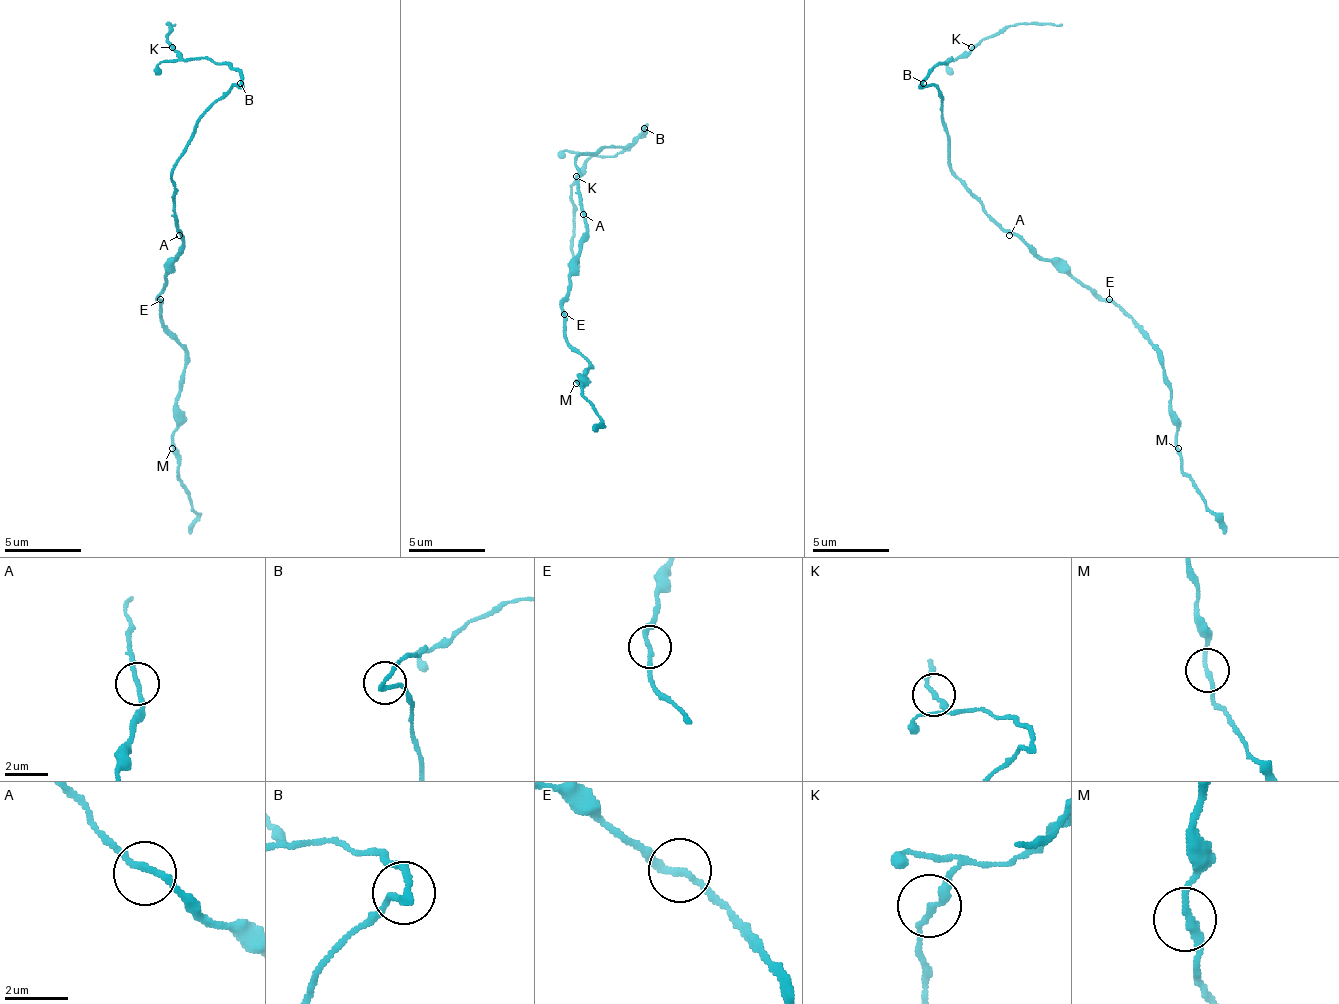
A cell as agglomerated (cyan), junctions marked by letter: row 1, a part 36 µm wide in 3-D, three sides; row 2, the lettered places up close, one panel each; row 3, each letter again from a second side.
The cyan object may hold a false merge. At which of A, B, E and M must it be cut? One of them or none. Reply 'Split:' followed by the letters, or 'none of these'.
Split: B

